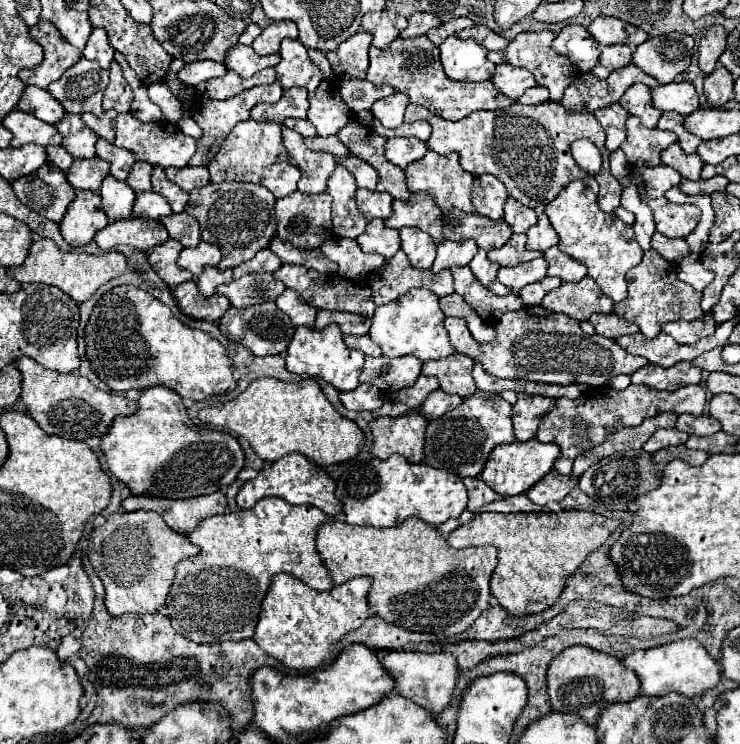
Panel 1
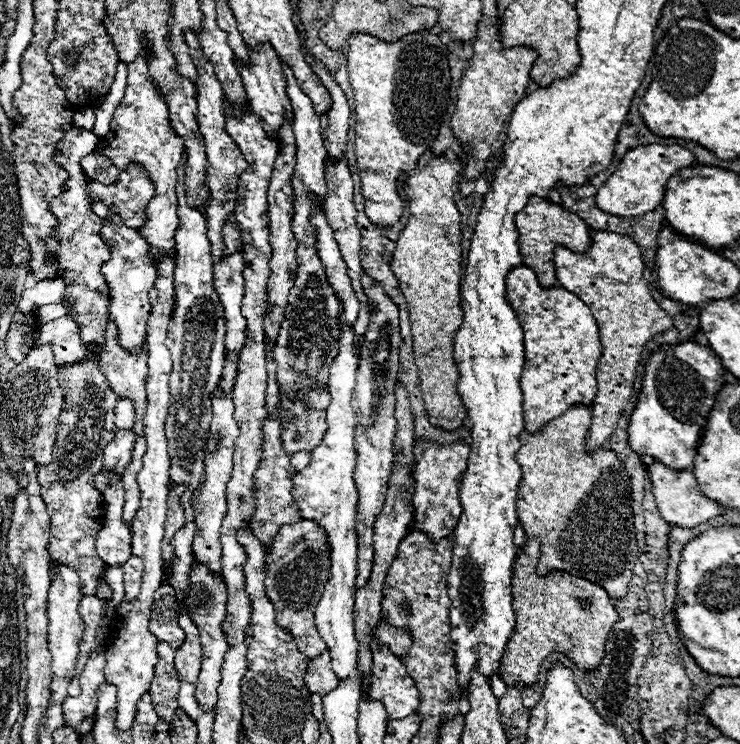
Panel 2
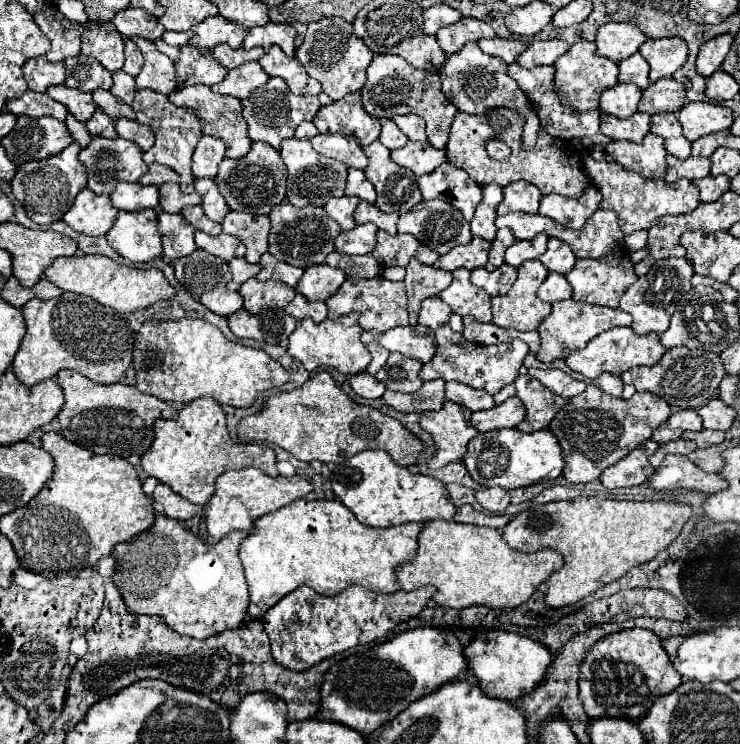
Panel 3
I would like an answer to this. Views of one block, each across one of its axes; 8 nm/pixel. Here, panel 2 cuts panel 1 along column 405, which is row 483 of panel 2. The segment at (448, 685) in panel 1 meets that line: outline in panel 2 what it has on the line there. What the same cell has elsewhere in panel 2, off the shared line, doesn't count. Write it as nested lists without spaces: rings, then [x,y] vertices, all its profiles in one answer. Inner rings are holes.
[[[660,462],[650,466],[650,480],[652,480],[652,494],[656,498],[656,506],[660,510],[660,516],[672,524],[672,526],[682,526],[682,528],[696,528],[704,522],[708,522],[710,518],[716,518],[720,514],[724,514],[724,508],[718,506],[716,502],[704,498],[698,490],[698,482],[694,478],[692,472],[674,472],[666,466],[662,466]]]

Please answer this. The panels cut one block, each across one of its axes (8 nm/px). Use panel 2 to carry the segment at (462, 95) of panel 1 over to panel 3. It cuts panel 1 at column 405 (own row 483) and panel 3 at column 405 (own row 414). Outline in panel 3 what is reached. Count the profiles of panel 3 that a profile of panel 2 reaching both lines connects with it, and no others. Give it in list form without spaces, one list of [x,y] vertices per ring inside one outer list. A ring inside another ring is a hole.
[[[378,54],[368,66],[368,80],[360,90],[362,104],[368,114],[376,118],[392,118],[396,114],[416,114],[428,124],[428,142],[434,148],[444,148],[448,142],[448,130],[456,114],[456,106],[444,96],[440,78],[434,70],[420,70],[406,64],[404,58],[392,54]]]

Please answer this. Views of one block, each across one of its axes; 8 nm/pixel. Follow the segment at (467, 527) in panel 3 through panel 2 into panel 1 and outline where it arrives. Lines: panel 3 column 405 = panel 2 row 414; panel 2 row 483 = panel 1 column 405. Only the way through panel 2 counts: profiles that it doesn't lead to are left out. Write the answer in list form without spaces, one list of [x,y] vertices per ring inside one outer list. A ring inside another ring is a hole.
[[[410,518],[398,526],[374,528],[374,526],[352,526],[346,522],[328,522],[320,526],[316,536],[316,548],[322,556],[322,562],[332,574],[334,584],[342,584],[356,576],[370,576],[374,580],[368,594],[370,608],[382,620],[410,628],[412,632],[430,632],[430,634],[460,634],[464,632],[480,614],[490,606],[490,578],[496,568],[498,552],[494,546],[480,548],[452,548],[446,538],[426,522]]]

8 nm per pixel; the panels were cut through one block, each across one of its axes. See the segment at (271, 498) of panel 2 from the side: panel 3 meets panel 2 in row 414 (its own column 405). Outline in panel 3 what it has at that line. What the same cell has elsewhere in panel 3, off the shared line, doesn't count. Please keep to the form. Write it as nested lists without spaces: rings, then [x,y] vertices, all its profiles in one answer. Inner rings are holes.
[[[412,258],[406,266],[406,292],[408,292],[408,310],[410,310],[410,324],[418,322],[418,310],[424,298],[438,296],[444,288],[450,286],[452,274],[444,270],[436,270],[434,266],[420,264]]]

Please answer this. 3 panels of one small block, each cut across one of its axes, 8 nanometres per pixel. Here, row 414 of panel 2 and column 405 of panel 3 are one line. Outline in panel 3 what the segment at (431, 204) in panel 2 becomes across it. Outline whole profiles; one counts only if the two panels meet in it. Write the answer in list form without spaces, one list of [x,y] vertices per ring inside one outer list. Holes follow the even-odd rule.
[[[328,372],[314,374],[300,388],[290,392],[278,392],[266,398],[258,414],[246,416],[238,422],[238,438],[242,442],[270,442],[294,458],[312,462],[340,464],[354,454],[370,448],[380,448],[392,456],[400,466],[414,466],[424,450],[424,444],[410,434],[398,420],[374,410],[370,406],[356,404],[344,394]]]

